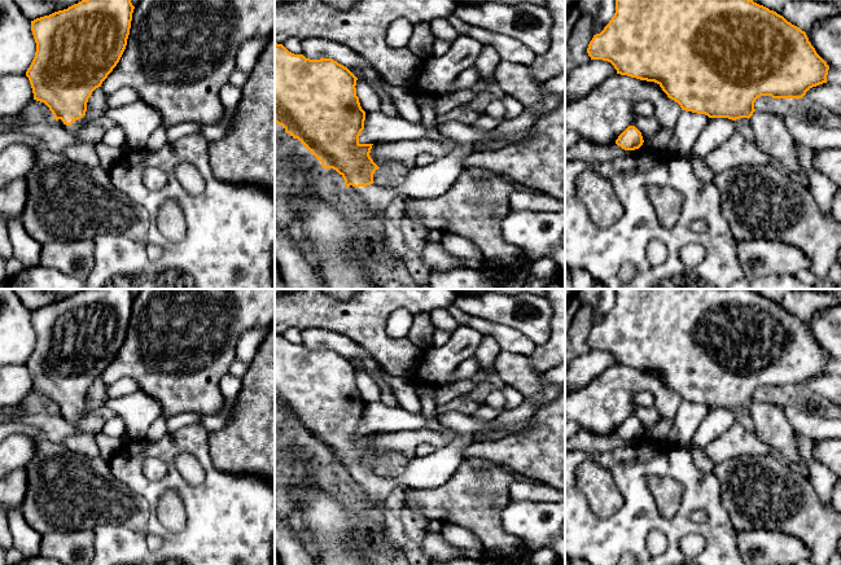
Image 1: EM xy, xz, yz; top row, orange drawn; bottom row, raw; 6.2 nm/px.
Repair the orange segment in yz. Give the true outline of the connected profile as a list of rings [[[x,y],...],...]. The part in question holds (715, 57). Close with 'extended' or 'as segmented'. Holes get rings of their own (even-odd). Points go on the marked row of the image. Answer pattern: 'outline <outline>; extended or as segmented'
outline [[[616,0],[614,16],[600,34],[593,35],[587,53],[591,60],[610,62],[617,74],[657,83],[682,110],[709,118],[748,118],[755,145],[810,189],[796,143],[784,123],[765,119],[763,111],[754,109],[754,102],[761,96],[802,98],[810,88],[827,83],[829,66],[816,53],[806,32],[783,16],[753,0]]]; extended

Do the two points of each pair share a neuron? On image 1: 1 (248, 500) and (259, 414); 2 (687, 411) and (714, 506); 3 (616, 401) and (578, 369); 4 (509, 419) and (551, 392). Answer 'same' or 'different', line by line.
1: different
2: different
3: different
4: same

